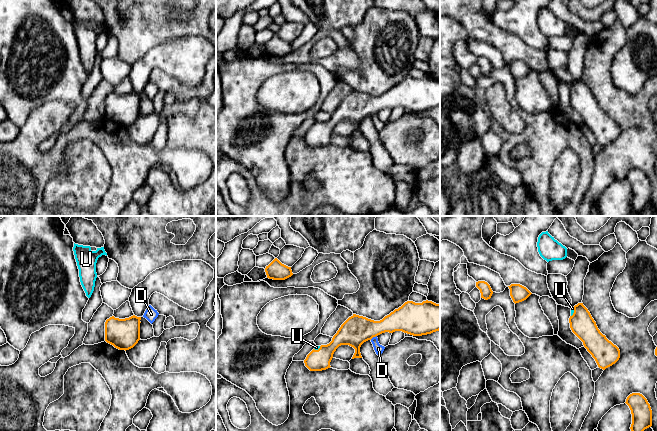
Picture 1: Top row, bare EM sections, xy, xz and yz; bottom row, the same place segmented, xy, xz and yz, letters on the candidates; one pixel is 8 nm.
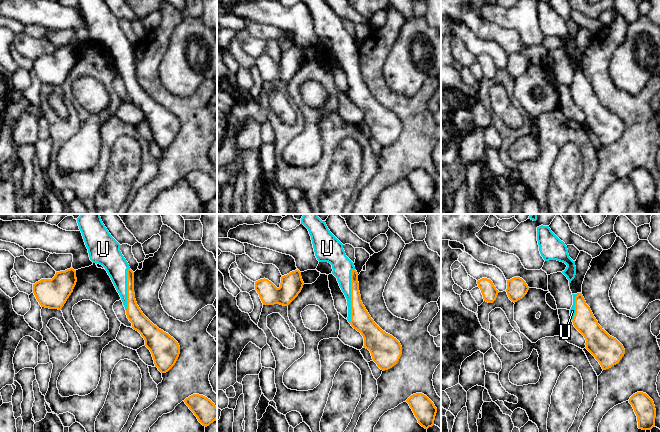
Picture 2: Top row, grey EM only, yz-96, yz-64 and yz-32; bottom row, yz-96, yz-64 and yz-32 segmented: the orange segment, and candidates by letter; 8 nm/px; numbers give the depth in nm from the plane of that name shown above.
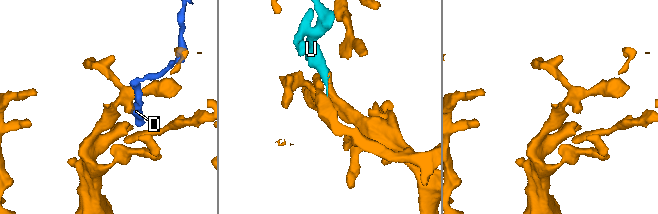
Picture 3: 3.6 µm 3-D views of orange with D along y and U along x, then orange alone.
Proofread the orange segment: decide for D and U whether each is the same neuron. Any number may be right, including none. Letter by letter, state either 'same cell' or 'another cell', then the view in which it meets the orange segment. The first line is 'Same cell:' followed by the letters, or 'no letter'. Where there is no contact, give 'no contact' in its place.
Same cell: U
D: another cell; contact in xz
U: same cell; contact in yz

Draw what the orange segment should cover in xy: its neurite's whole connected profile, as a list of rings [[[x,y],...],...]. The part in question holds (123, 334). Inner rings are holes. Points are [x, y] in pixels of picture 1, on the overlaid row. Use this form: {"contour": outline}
{"contour": [[[114,316],[105,322],[105,341],[119,350],[129,350],[140,340],[141,317],[119,319]]]}

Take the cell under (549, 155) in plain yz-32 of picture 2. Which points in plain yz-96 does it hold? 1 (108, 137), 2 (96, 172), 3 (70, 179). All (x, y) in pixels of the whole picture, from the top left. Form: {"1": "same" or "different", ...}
{"1": "same", "2": "same", "3": "same"}

